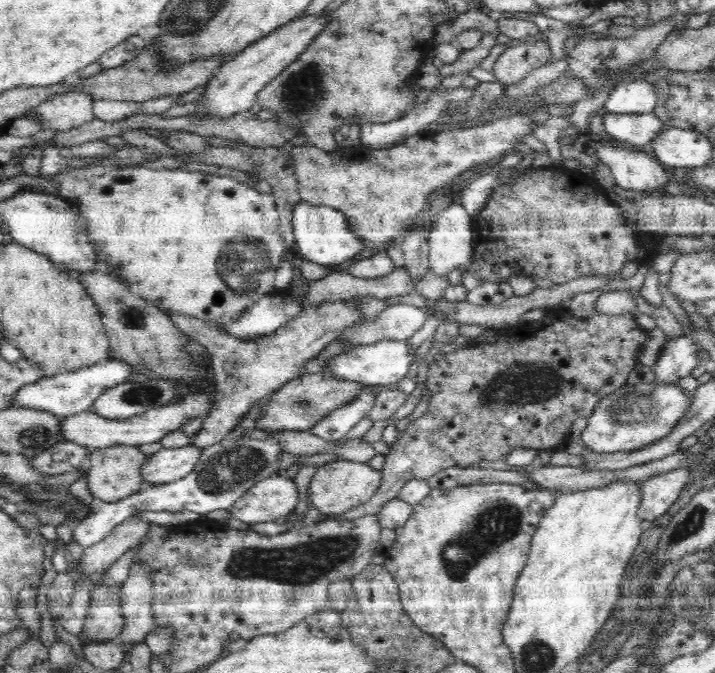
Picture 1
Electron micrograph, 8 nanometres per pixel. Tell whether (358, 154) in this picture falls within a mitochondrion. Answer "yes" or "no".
no

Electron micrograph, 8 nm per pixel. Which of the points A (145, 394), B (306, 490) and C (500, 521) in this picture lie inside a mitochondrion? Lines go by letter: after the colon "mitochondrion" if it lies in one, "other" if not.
A: mitochondrion
B: other
C: mitochondrion

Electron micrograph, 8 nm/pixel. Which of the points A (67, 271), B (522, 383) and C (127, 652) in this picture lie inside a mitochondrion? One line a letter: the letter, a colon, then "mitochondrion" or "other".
A: other
B: mitochondrion
C: other

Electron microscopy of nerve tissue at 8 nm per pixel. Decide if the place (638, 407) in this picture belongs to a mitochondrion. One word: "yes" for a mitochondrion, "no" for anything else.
yes

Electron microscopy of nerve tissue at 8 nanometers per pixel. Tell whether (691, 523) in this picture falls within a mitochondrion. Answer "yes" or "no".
yes

